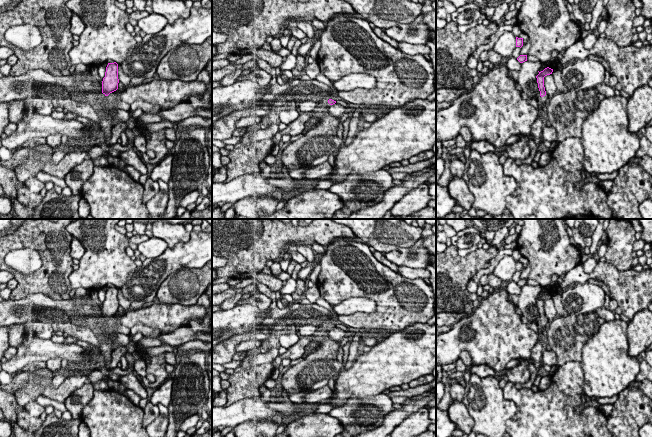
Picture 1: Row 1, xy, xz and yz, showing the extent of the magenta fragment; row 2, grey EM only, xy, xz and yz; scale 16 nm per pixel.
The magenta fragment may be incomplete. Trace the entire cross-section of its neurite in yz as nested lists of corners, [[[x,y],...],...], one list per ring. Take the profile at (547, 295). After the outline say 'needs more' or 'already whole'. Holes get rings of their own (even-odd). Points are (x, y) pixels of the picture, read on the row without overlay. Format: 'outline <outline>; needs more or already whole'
outline [[[547,291],[543,295],[539,296],[539,298],[536,300],[538,312],[541,320],[541,329],[544,331],[546,331],[548,328],[548,319],[546,318],[545,311],[544,311],[544,301],[552,298],[552,296],[553,293]]]; needs more

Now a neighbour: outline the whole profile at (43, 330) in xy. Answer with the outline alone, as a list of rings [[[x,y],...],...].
[[[26,322],[23,325],[25,331],[32,331],[34,333],[34,337],[41,339],[51,339],[54,334],[52,325],[47,322]]]

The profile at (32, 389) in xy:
[[[36,369],[33,373],[30,373],[29,381],[17,391],[15,399],[19,406],[25,406],[31,401],[36,401],[42,395],[45,387],[40,385],[40,378],[46,378],[48,382],[51,382],[53,373],[47,369]]]

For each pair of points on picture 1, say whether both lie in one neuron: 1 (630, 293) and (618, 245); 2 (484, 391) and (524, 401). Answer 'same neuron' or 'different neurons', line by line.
1: different neurons
2: different neurons

